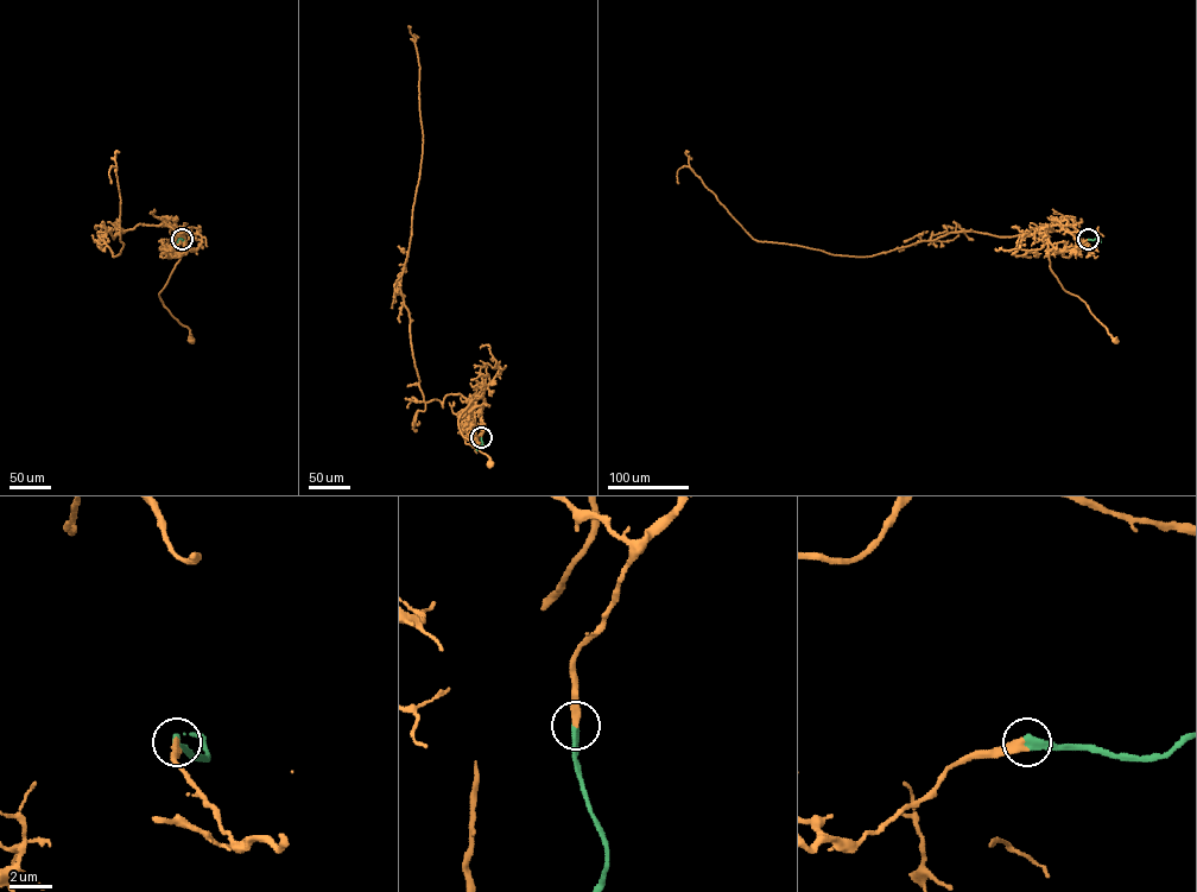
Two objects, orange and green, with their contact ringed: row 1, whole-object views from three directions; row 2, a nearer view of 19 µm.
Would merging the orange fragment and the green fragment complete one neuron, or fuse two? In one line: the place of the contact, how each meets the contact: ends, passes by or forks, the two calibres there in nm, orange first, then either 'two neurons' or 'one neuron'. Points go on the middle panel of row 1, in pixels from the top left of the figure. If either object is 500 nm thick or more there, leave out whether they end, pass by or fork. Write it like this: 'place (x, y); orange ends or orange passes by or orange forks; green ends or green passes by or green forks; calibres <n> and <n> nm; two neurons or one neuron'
place (481, 437); orange ends; green ends; calibres 400 and 440 nm; one neuron

